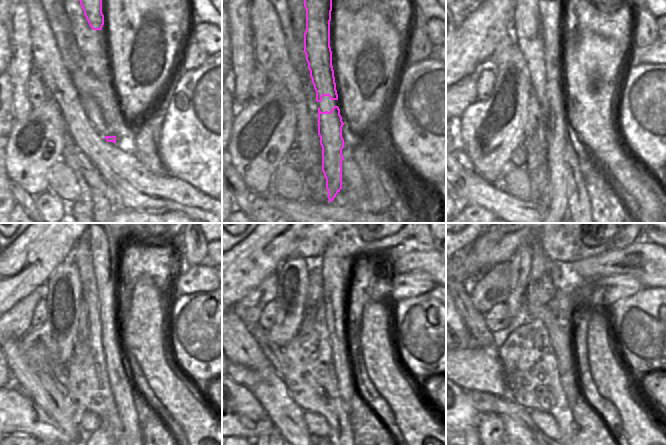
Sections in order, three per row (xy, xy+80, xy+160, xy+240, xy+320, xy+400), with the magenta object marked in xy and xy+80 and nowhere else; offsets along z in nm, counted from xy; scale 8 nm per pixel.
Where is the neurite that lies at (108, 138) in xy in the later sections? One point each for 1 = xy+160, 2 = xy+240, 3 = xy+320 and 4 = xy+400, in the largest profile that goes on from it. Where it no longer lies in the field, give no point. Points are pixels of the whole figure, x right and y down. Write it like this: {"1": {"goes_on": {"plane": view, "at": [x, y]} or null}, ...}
{"1": {"goes_on": {"plane": "xy+160", "at": [555, 197]}}, "2": {"goes_on": {"plane": "xy+240", "at": [102, 426]}}, "3": {"goes_on": null}, "4": {"goes_on": null}}

